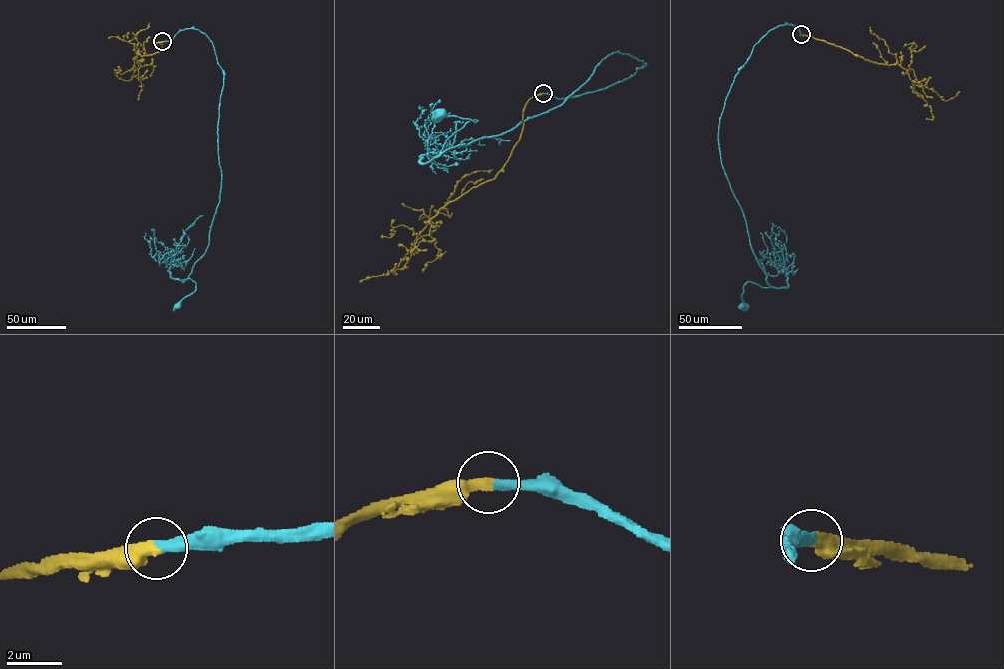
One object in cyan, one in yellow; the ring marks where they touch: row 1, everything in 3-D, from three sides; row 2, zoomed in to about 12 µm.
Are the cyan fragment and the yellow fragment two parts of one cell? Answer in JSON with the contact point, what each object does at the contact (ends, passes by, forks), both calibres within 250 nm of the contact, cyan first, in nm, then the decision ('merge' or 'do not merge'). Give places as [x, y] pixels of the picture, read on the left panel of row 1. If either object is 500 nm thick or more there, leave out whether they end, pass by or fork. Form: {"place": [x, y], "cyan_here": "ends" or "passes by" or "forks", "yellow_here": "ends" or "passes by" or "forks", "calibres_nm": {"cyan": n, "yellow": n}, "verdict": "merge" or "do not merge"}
{"place": [162, 41], "cyan_here": "ends", "yellow_here": "ends", "calibres_nm": {"cyan": 400, "yellow": 440}, "verdict": "merge"}

